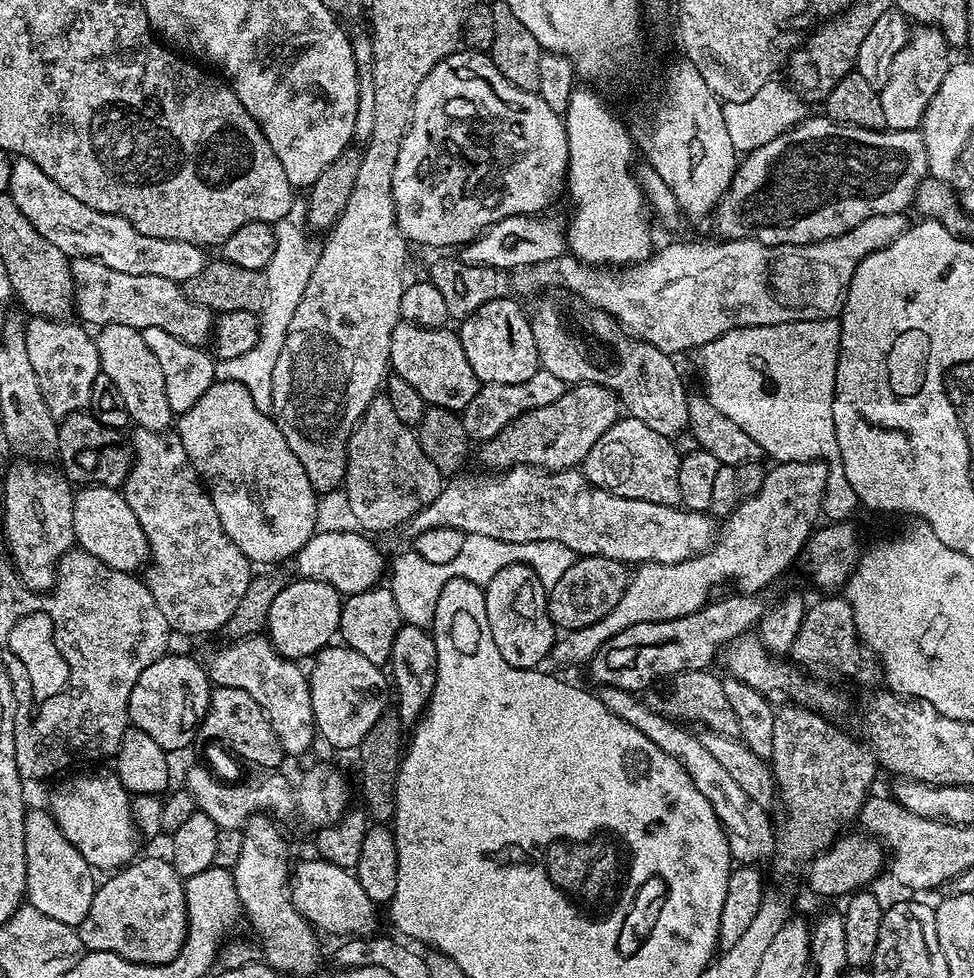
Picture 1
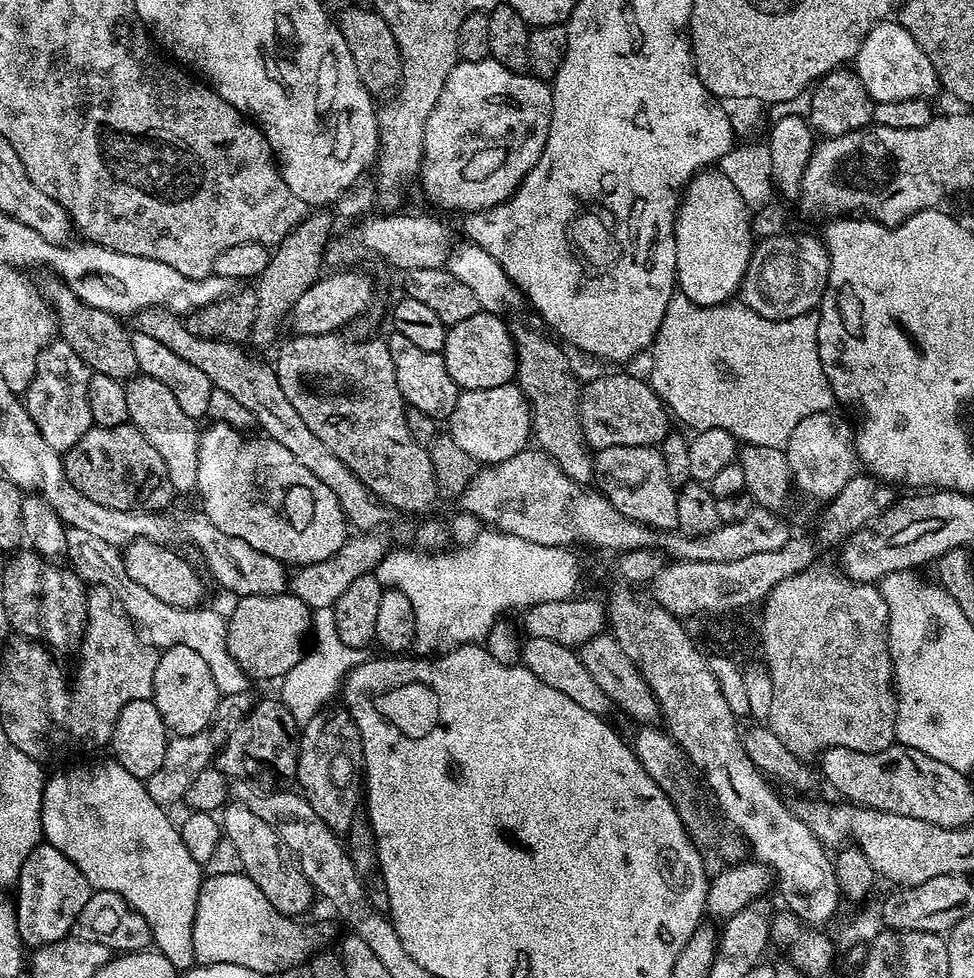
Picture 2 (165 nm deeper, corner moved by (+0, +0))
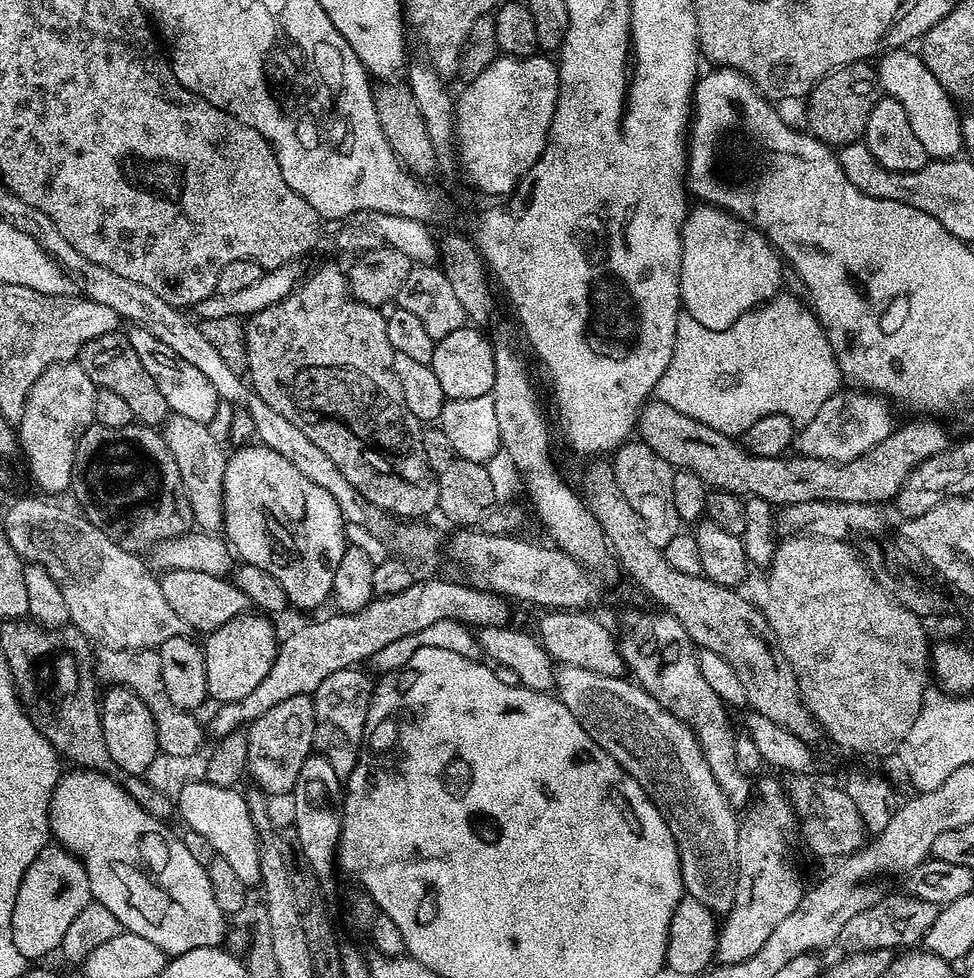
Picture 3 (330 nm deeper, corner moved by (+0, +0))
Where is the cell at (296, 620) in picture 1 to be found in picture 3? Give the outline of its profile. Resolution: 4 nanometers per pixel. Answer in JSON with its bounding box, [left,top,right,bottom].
[203,614,278,704]

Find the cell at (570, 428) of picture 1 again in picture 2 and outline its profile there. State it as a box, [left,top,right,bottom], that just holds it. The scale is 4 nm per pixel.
[580,370,670,450]

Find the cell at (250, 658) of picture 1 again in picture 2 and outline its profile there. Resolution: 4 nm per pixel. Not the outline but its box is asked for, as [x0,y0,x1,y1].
[66,528,250,696]

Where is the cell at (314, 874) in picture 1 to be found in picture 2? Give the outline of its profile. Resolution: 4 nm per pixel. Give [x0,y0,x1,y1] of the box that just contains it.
[222,802,314,918]

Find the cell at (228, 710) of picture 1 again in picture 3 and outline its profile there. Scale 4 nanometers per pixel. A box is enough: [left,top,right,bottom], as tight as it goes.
[246,696,314,797]

